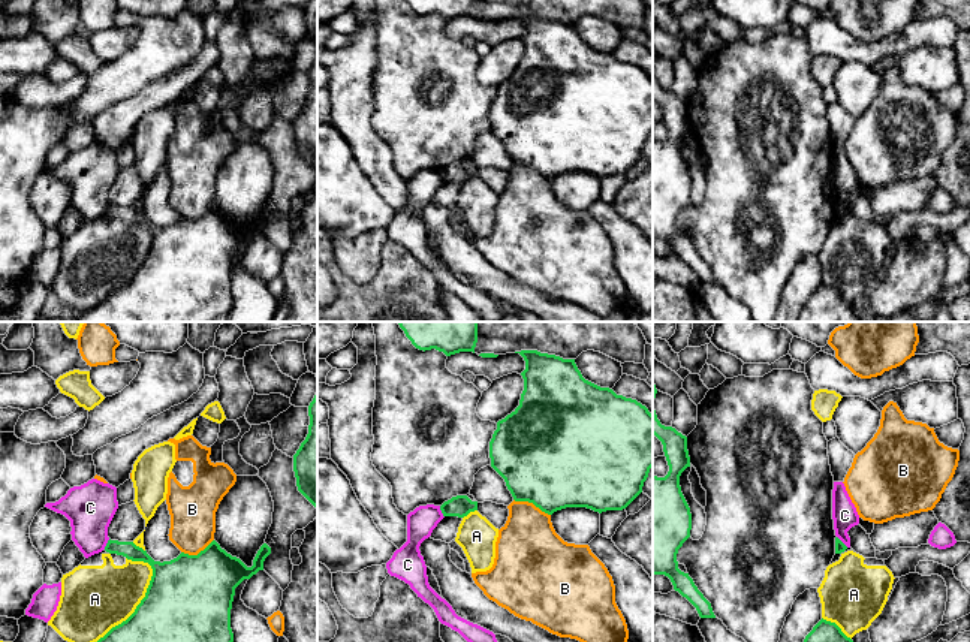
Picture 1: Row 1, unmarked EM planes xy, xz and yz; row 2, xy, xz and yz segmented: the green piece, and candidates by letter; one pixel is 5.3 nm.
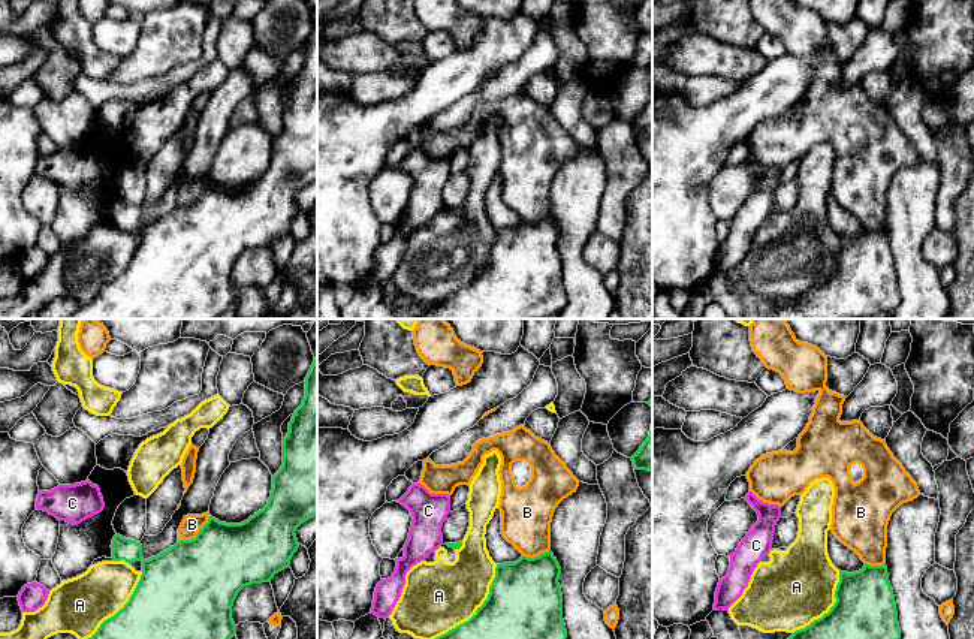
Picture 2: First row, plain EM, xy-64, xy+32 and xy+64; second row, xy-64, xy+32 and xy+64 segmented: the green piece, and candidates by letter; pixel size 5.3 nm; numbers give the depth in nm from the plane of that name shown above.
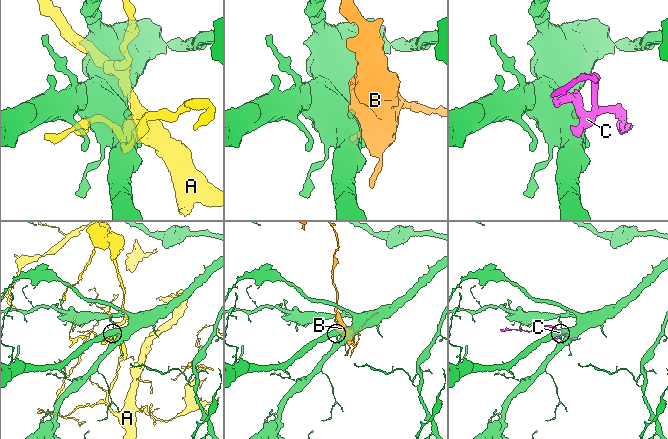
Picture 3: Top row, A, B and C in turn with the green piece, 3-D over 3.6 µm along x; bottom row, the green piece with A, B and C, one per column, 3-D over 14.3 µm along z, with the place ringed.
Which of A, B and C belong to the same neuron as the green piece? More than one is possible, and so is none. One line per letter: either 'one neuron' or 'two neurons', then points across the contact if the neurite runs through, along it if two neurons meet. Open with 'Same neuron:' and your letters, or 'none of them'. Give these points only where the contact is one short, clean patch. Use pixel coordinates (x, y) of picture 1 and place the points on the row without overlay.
Same neuron: none of them
A: two neurons
B: two neurons
C: two neurons; border along xz (439, 171), (443, 181)

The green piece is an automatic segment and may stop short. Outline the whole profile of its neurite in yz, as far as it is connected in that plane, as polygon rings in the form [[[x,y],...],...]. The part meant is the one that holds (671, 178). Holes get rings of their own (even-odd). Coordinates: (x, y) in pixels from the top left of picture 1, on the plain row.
[[[653,72],[653,99],[662,106],[669,130],[665,142],[653,141],[653,239],[665,239],[701,283],[716,283],[711,268],[689,238],[678,233],[677,218],[690,202],[692,178],[681,157],[680,141],[690,132],[687,102],[657,84]]]

